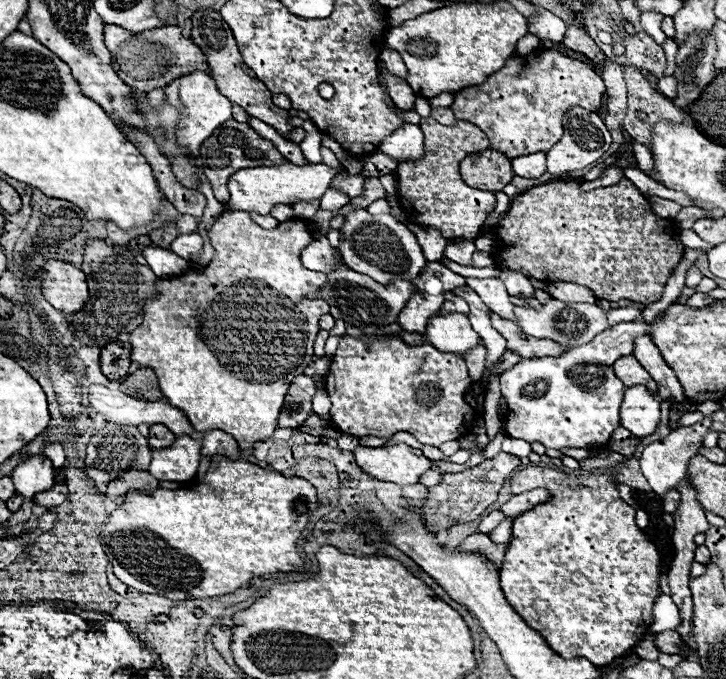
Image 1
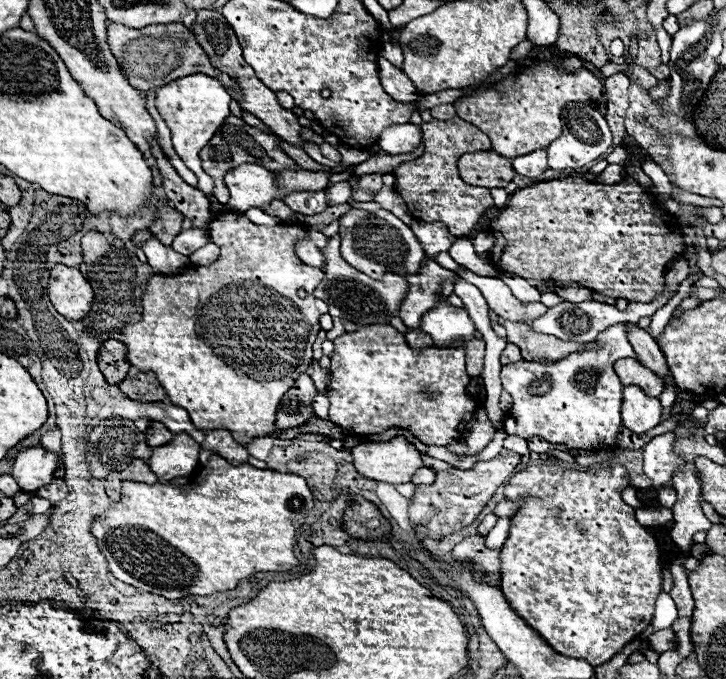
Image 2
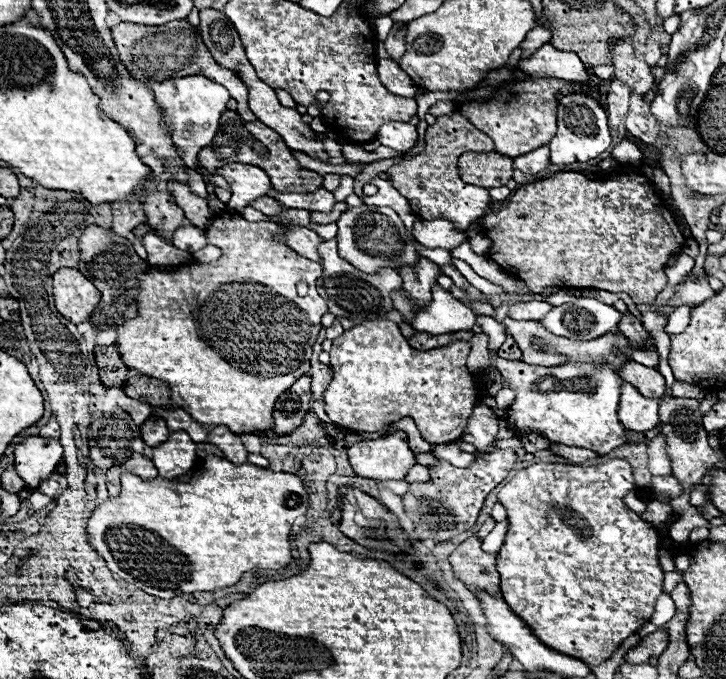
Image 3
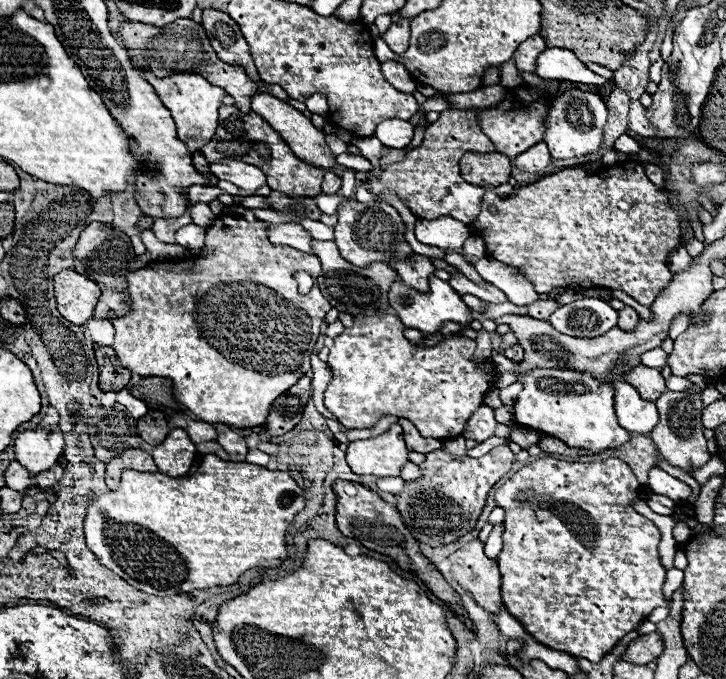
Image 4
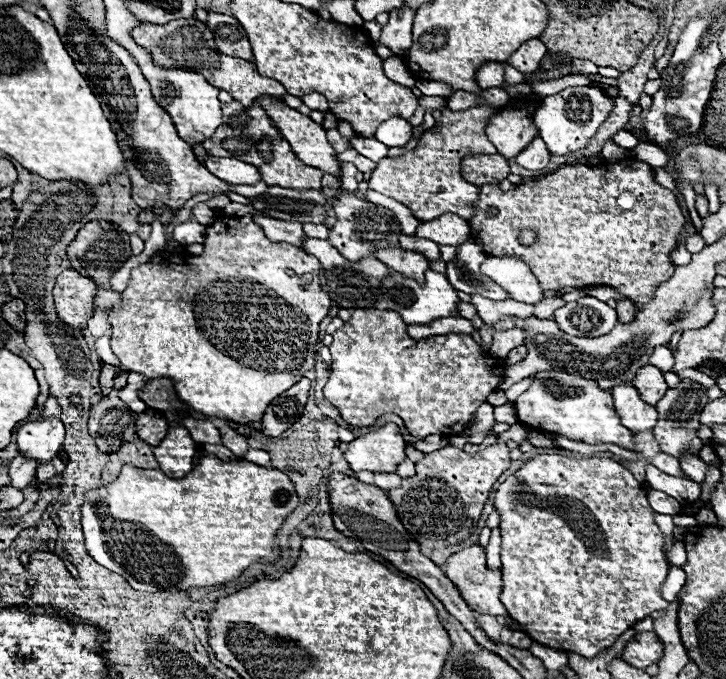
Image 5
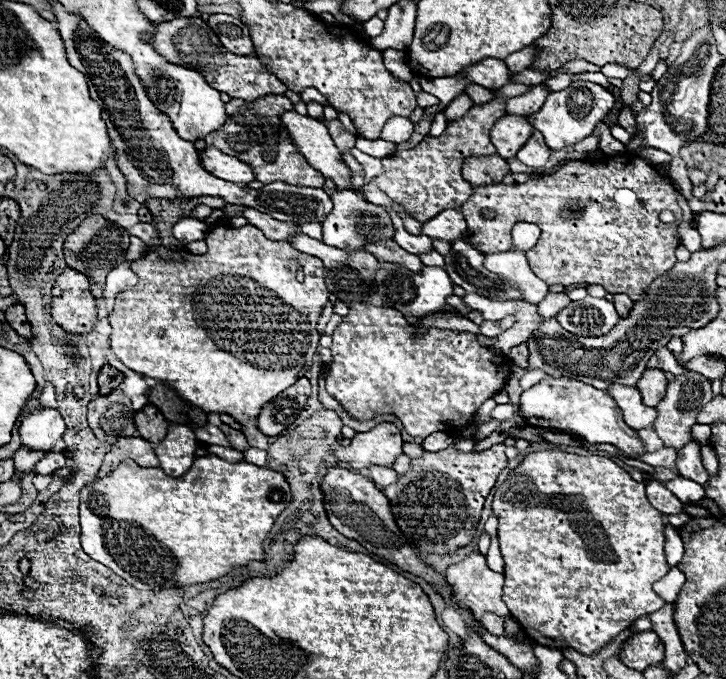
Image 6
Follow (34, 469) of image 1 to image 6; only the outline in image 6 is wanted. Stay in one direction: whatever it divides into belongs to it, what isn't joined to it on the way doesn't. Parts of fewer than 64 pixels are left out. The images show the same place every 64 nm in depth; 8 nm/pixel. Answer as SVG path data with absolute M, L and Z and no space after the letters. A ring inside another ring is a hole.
M36 408L20 424L20 438L24 446L34 450L50 452L54 442L62 438L66 426L58 410L54 408Z

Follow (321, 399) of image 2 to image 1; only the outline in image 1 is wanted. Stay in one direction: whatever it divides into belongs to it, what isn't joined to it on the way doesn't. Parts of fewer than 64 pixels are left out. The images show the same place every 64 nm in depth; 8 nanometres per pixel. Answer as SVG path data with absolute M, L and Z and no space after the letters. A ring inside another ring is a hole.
M317 388L316 394L312 398L312 409L322 419L328 419L331 402L324 389Z

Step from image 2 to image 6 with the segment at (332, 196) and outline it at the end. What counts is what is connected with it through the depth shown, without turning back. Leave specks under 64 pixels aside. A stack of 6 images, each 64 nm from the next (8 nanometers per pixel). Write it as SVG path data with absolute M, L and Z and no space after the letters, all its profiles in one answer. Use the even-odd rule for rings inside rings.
M348 150L344 152L344 162L352 170L352 184L354 184L354 188L362 188L364 186L364 170L362 170L362 166L356 162L356 158Z

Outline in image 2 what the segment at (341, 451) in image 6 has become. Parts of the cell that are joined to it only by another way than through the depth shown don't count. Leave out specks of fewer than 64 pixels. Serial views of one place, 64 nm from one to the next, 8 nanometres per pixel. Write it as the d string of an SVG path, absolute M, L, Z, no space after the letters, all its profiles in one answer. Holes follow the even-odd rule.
M404 436L390 442L364 442L350 452L356 470L364 478L388 484L410 482L412 474L422 466L420 452Z

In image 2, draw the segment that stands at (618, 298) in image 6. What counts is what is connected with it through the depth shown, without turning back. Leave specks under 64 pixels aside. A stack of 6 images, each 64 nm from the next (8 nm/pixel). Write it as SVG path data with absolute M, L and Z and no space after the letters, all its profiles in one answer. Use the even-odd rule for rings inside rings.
M632 322L626 324L626 332L628 332L628 340L634 346L640 362L646 368L650 368L652 372L656 372L658 376L664 376L664 380L666 380L670 370L664 362L664 354L660 352L660 346L656 344L656 340L644 328L640 328L638 324L632 324Z

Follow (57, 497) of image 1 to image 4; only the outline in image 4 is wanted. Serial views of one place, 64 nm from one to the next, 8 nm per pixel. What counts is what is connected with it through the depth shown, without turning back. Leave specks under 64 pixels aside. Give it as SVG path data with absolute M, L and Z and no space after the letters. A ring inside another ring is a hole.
M54 464L50 470L36 474L36 486L46 492L56 492L60 480L62 480L62 466L60 464Z

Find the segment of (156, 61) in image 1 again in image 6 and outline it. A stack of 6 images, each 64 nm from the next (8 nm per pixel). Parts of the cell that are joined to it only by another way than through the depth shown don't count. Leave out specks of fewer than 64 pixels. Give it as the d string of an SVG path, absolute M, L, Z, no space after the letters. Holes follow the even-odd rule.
M178 18L178 20L164 22L156 28L152 42L154 42L154 48L158 50L158 54L162 54L166 60L172 60L174 64L190 66L190 68L202 72L212 88L216 88L218 92L226 92L232 98L256 100L258 96L284 94L288 90L276 78L276 74L272 74L260 62L256 52L252 52L250 56L238 56L238 54L228 52L220 44L214 30L202 18Z

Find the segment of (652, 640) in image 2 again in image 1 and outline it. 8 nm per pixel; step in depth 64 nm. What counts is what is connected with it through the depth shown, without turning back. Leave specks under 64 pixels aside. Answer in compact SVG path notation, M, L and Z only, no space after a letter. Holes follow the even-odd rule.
M658 632L654 634L654 644L664 654L682 654L684 658L690 656L690 650L682 644L678 632Z

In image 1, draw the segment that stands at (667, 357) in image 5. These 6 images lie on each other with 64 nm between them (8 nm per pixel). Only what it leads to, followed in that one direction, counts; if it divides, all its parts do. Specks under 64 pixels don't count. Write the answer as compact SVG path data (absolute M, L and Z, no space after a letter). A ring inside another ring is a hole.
M642 320L638 322L622 322L610 326L608 330L600 332L592 342L584 346L574 346L566 354L558 358L528 358L520 360L510 370L500 374L500 388L508 400L506 412L506 434L512 438L522 438L526 442L542 442L546 448L590 448L590 446L606 446L620 426L620 404L624 384L616 378L612 364L622 356L630 356L634 348L634 336L642 336L650 330L648 324Z

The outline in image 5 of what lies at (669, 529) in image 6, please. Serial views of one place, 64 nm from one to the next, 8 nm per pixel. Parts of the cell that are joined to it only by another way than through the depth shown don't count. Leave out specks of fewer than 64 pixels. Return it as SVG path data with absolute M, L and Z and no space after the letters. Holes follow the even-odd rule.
M674 540L670 552L668 552L668 562L672 566L682 566L686 562L686 550L684 550L684 542L682 540Z

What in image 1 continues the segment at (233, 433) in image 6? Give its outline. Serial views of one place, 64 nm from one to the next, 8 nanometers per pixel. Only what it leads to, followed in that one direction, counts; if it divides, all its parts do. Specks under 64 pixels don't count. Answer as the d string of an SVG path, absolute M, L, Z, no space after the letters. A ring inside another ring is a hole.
M212 430L212 432L206 432L204 440L202 440L202 454L204 456L214 456L214 454L220 454L220 456L226 456L230 460L238 460L244 456L244 452L238 448L236 440L222 432L222 430Z

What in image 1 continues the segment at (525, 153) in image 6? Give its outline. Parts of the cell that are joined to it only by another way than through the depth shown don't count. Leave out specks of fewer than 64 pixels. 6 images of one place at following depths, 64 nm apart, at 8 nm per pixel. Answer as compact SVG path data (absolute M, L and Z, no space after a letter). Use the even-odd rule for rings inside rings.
M534 152L528 156L518 156L516 160L512 160L512 168L514 168L516 176L540 178L546 172L546 154Z

